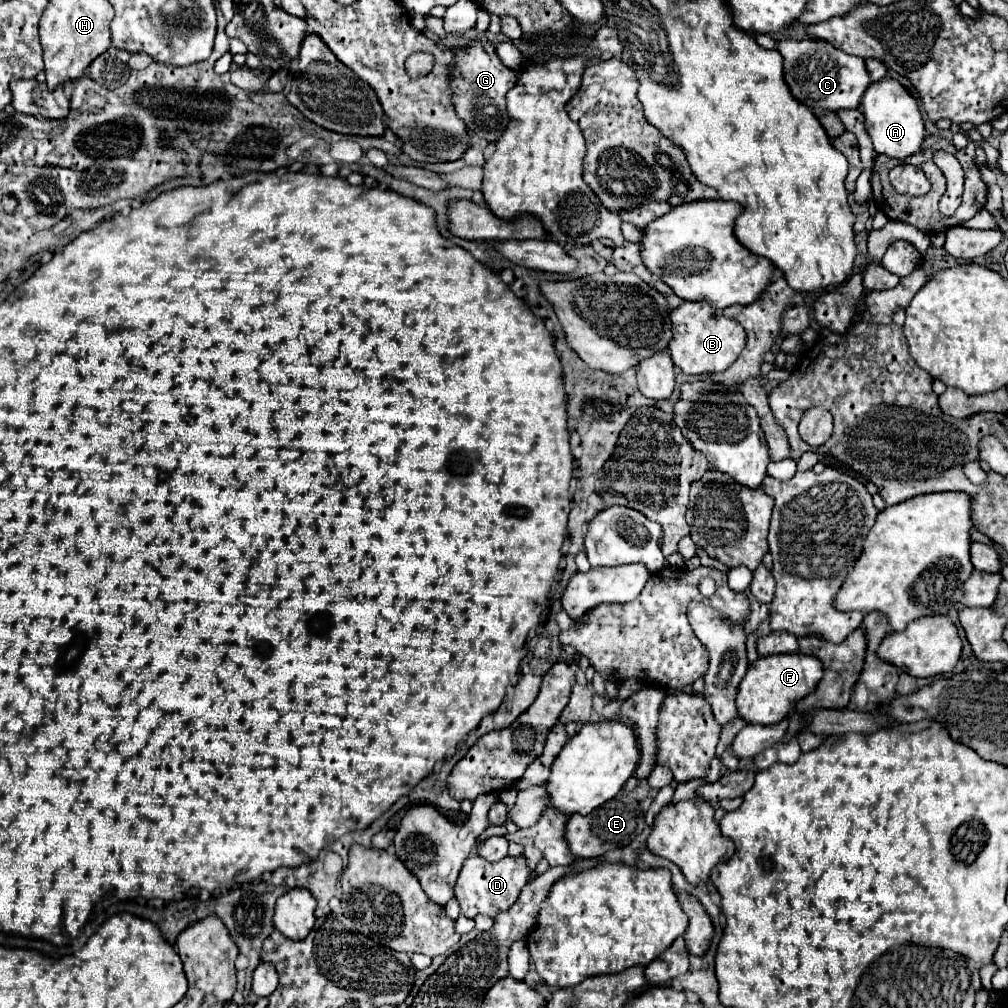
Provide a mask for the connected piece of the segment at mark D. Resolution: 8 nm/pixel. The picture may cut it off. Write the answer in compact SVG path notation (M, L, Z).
M470 855L462 865L458 883L454 887L454 895L466 917L476 917L480 913L484 913L488 917L496 917L498 913L512 907L512 903L518 899L522 887L530 881L530 877L532 877L532 873L528 871L522 855L504 857L502 861L496 861L496 863L490 863L490 861L482 859L480 855Z

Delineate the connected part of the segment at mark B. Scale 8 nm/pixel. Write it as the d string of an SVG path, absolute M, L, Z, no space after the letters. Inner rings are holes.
M684 301L678 309L670 311L672 341L668 343L674 365L686 375L702 375L728 369L746 345L746 333L738 321L728 319L722 311L700 301Z

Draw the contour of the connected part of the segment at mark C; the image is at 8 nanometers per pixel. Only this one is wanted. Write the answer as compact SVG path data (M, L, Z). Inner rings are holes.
M780 39L776 41L776 49L784 59L784 81L794 95L796 101L802 101L804 105L816 109L858 109L862 101L864 89L870 85L870 77L866 73L864 59L842 53L834 49L826 41L810 41L810 39Z

